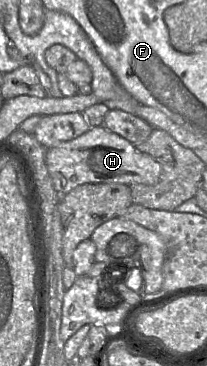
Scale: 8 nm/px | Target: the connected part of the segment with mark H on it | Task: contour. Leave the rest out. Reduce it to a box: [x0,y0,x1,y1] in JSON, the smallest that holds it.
[45,126,161,195]

